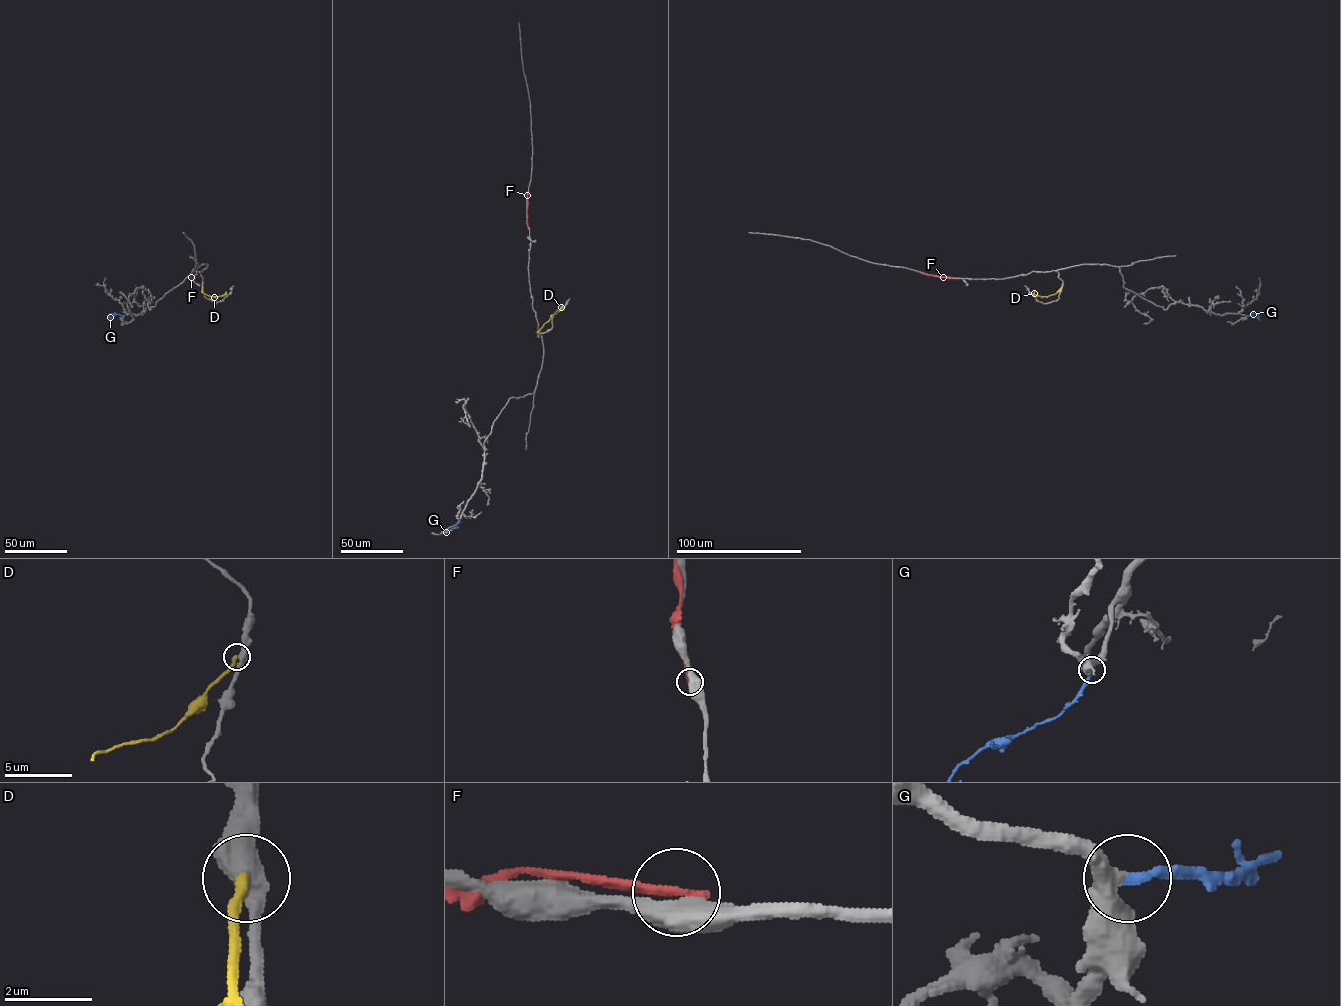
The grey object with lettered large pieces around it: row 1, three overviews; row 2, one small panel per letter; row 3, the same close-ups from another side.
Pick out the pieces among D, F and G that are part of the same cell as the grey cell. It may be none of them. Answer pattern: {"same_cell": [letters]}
{"same_cell": ["G"]}

